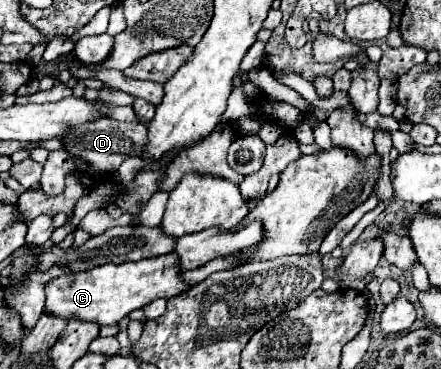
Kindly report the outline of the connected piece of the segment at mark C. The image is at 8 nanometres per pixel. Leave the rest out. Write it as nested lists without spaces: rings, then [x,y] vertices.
[[[174,253],[152,259],[140,259],[136,263],[106,263],[84,273],[68,273],[46,283],[46,307],[44,313],[58,315],[62,319],[82,319],[98,325],[116,325],[124,315],[134,309],[142,309],[158,297],[174,297],[188,289],[180,279],[178,257]]]

